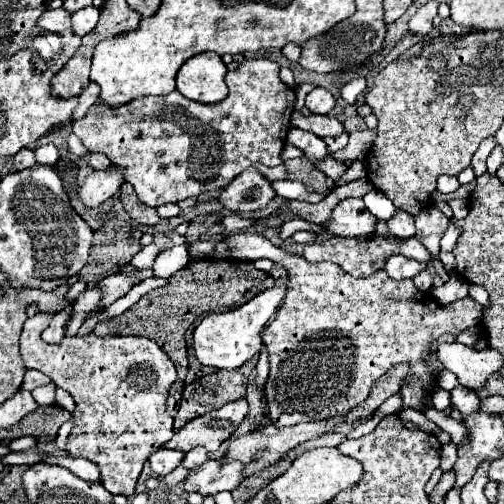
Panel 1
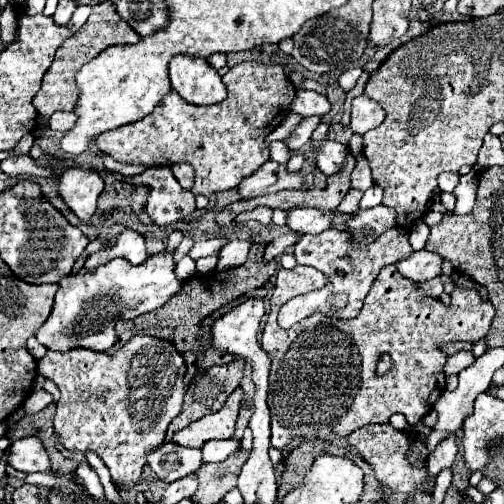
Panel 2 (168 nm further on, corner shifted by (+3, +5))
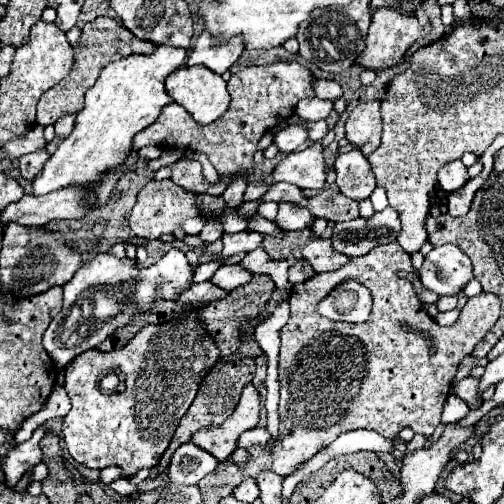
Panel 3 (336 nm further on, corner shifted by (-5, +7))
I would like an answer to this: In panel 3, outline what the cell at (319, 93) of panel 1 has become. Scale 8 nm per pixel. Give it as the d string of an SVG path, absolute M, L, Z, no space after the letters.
M306 98L306 100L300 100L296 106L296 114L308 122L326 120L330 112L332 112L332 102L320 100L320 98Z

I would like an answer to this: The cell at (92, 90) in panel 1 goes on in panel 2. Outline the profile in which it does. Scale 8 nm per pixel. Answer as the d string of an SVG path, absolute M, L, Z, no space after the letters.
M56 112L50 116L50 128L66 132L76 124L76 114L74 112Z

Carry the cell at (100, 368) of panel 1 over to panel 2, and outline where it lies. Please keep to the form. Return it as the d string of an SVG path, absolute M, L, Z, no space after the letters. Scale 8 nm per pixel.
M132 336L118 352L114 354L106 354L106 352L100 352L96 354L94 350L68 350L68 354L56 354L52 350L46 352L46 356L42 360L38 360L38 374L42 374L44 378L50 378L58 384L62 396L60 400L56 402L56 416L54 416L54 430L58 434L58 440L60 444L70 450L70 452L94 452L102 458L102 462L108 466L110 470L110 476L112 476L112 482L118 484L118 486L124 486L126 490L134 488L136 482L140 480L140 474L142 474L142 468L146 466L146 456L160 448L164 444L164 436L166 436L166 428L168 424L182 412L182 402L184 402L184 374L186 374L186 360L184 356L168 342L168 340L162 340L162 338L154 338L154 336Z

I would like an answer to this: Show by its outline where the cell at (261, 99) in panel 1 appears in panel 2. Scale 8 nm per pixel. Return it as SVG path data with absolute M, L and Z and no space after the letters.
M242 62L228 70L224 76L224 84L228 90L228 96L224 102L214 106L192 106L186 104L176 92L170 92L164 100L158 102L152 114L142 118L140 122L134 122L130 126L122 126L116 130L108 130L96 138L96 146L120 162L134 162L134 164L146 164L152 166L170 166L178 162L188 162L196 170L196 182L194 182L194 196L204 194L210 196L220 190L232 190L236 188L248 174L254 174L266 160L268 148L266 148L266 136L274 130L278 122L284 120L284 114L290 112L290 102L296 94L290 78L284 72L284 66L274 64L258 64L258 62Z

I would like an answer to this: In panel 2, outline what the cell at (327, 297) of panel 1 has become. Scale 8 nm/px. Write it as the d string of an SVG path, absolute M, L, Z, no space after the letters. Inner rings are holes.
M296 266L294 270L278 268L278 272L276 272L274 294L272 294L272 298L270 298L270 306L272 306L272 308L270 308L270 316L268 316L266 326L264 326L264 330L262 330L262 348L268 352L268 356L270 356L270 360L272 360L272 368L270 368L270 386L272 386L272 390L270 390L270 396L268 396L268 406L270 406L270 410L272 410L272 446L278 448L278 450L288 450L288 454L292 452L292 448L288 448L288 444L290 444L294 438L298 438L298 436L304 436L304 440L316 440L316 438L318 438L318 440L336 440L336 438L346 438L346 436L348 436L350 432L354 432L356 428L362 428L362 426L368 426L368 424L382 424L382 422L388 422L388 418L390 418L392 414L404 414L404 416L406 416L406 422L408 422L410 426L416 424L416 422L420 422L420 420L432 410L432 406L436 404L436 400L440 398L440 394L442 394L444 388L446 388L444 364L446 364L446 360L448 360L448 354L446 354L446 352L440 352L438 346L448 344L448 342L472 342L472 344L474 344L474 342L482 340L482 338L488 334L490 322L492 322L494 312L496 312L490 300L482 300L480 292L476 292L476 290L462 290L462 288L454 288L454 290L452 290L452 296L450 296L452 304L450 304L450 306L444 306L442 300L434 300L434 298L426 296L412 280L404 278L404 276L396 270L396 266L386 266L386 268L378 274L378 278L374 280L374 284L372 284L372 288L370 288L370 292L368 292L368 296L366 296L366 302L364 302L362 312L360 312L354 320L344 322L344 320L334 320L334 318L304 318L304 320L300 320L298 324L294 324L290 330L282 330L282 328L278 326L278 322L276 322L276 316L278 316L278 310L282 308L282 304L286 304L286 302L288 302L290 298L294 298L294 296L300 296L300 294L306 294L306 292L310 292L310 290L322 288L324 284L326 284L324 274L320 274L318 270L314 270L314 268L310 268L310 266ZM382 354L390 354L390 358L392 358L392 362L394 362L392 368L390 368L384 376L376 374L376 362L378 362L378 358L380 358Z

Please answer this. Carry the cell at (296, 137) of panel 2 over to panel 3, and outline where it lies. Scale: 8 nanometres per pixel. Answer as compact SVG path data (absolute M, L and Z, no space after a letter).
M304 120L300 122L290 122L286 124L274 138L274 144L280 148L280 152L290 154L294 150L304 148L304 144L308 142L308 126Z

